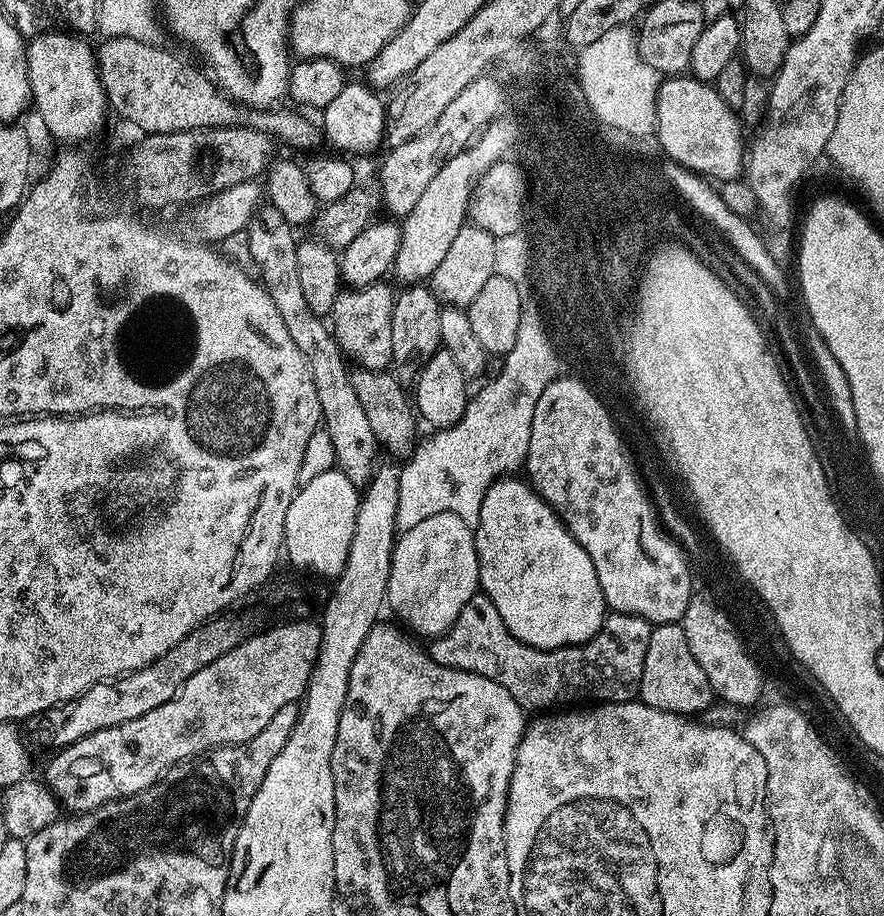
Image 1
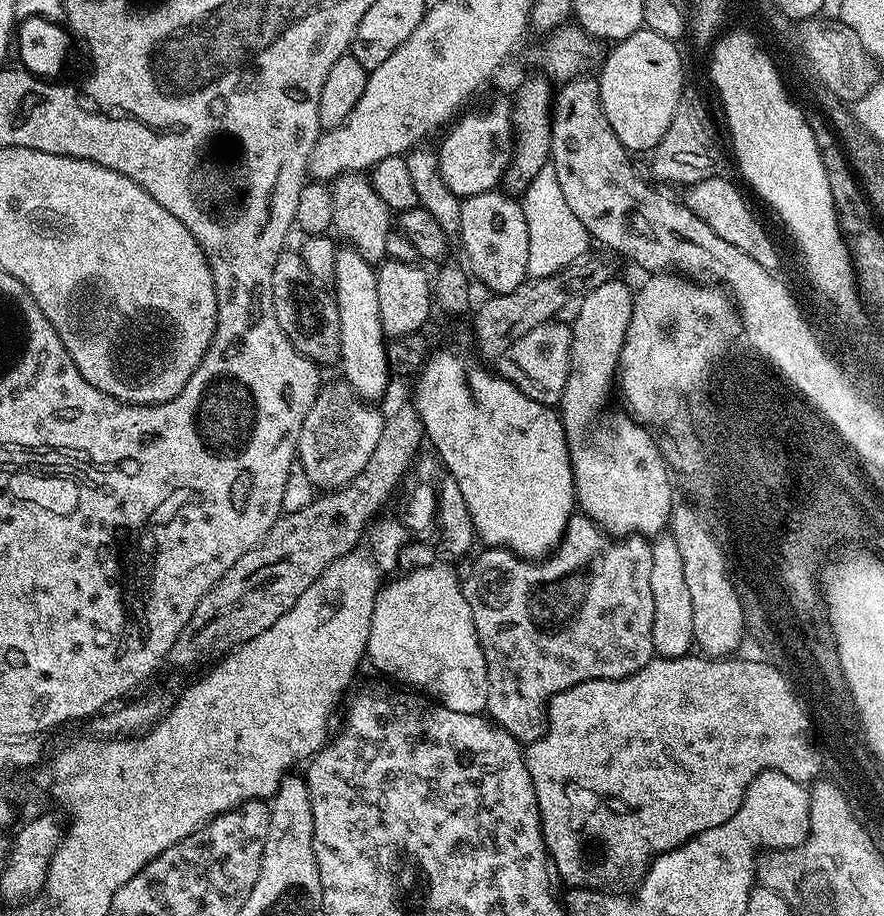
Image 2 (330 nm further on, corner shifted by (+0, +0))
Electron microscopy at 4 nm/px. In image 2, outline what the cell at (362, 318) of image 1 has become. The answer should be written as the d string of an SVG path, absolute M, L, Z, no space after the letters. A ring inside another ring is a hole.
M347 172L344 176L338 177L331 185L331 190L332 205L334 206L332 228L334 229L335 235L341 241L344 239L343 243L347 247L354 249L358 254L362 254L362 258L368 264L373 266L379 265L386 257L386 238L394 224L394 213L392 209L386 206L386 202L382 198L378 198L378 194L372 189L371 179L367 175L358 172Z

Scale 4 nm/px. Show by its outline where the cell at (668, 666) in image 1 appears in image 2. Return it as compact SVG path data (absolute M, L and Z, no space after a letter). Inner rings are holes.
M661 534L651 541L650 590L654 597L654 653L665 660L689 655L694 648L694 605L686 587L685 568L678 542L671 534Z

